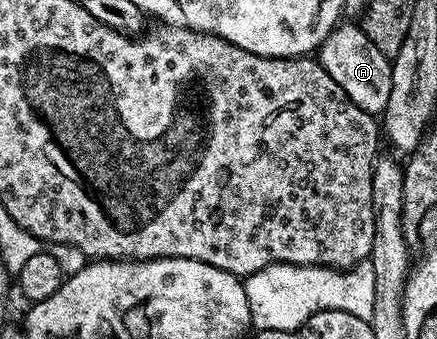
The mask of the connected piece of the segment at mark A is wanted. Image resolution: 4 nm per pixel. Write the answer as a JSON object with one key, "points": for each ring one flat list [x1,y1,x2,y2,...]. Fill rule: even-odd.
{"points":[[347,24,351,26,336,25,331,35,323,41,317,51,317,60,337,80,337,84,365,112,376,116,382,115,389,104,389,88,393,88,391,75,391,59,386,58,377,48,371,45,369,36,364,32,362,25]]}

